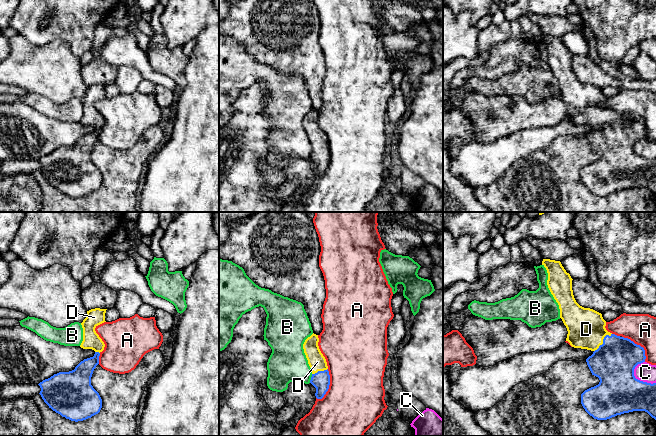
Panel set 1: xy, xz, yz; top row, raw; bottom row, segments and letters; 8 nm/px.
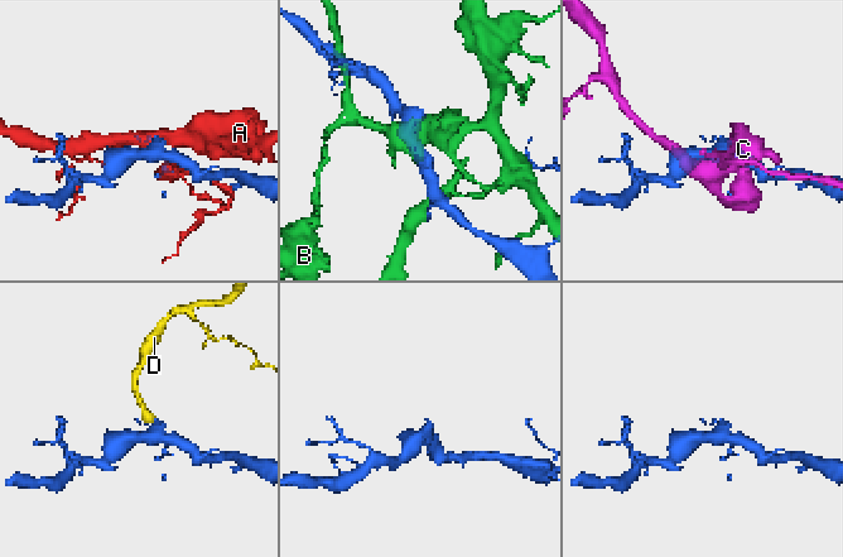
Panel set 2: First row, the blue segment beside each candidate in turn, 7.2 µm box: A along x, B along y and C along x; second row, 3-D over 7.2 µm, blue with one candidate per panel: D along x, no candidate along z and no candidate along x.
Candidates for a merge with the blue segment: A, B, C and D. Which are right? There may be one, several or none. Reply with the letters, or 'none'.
D

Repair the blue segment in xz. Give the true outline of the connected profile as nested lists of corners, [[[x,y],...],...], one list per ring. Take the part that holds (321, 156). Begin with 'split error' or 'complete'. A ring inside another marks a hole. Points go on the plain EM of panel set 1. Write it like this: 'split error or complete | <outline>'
split error | [[[313,109],[305,116],[303,125],[312,147],[310,159],[316,164],[316,174],[322,175],[329,165],[330,151],[326,135],[319,125],[318,118],[318,111]]]

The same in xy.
split error | [[[95,84],[87,87],[81,99],[83,117],[80,123],[94,126],[94,132],[81,137],[74,146],[59,148],[38,160],[41,164],[39,170],[49,184],[71,197],[91,194],[102,184],[102,175],[91,161],[91,153],[105,123],[95,104],[106,98],[106,86]]]

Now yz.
split error | [[[543,35],[542,41],[548,49],[548,64],[559,81],[560,94],[568,107],[566,117],[574,124],[587,125],[593,128],[593,130],[586,135],[586,138],[592,151],[598,153],[600,158],[598,161],[585,166],[581,170],[581,180],[585,187],[597,196],[607,196],[617,191],[633,187],[645,187],[656,196],[656,159],[643,158],[634,152],[635,143],[645,138],[646,132],[644,124],[628,114],[608,108],[605,104],[606,97],[603,95],[601,89],[590,84],[584,84],[576,78],[572,66],[573,55],[570,50],[566,48],[560,37]]]

